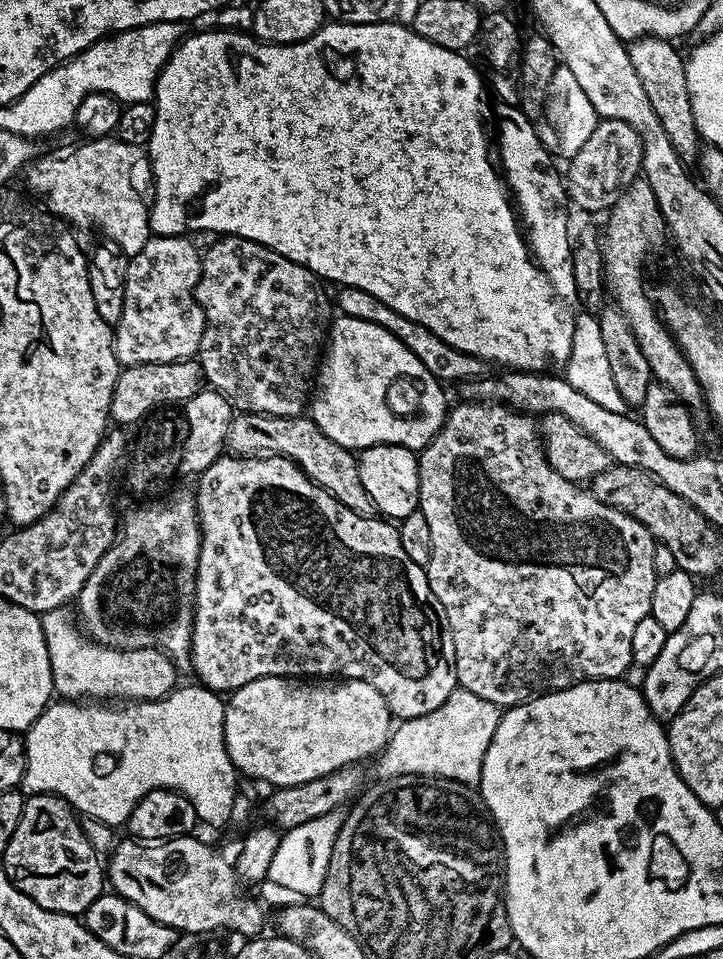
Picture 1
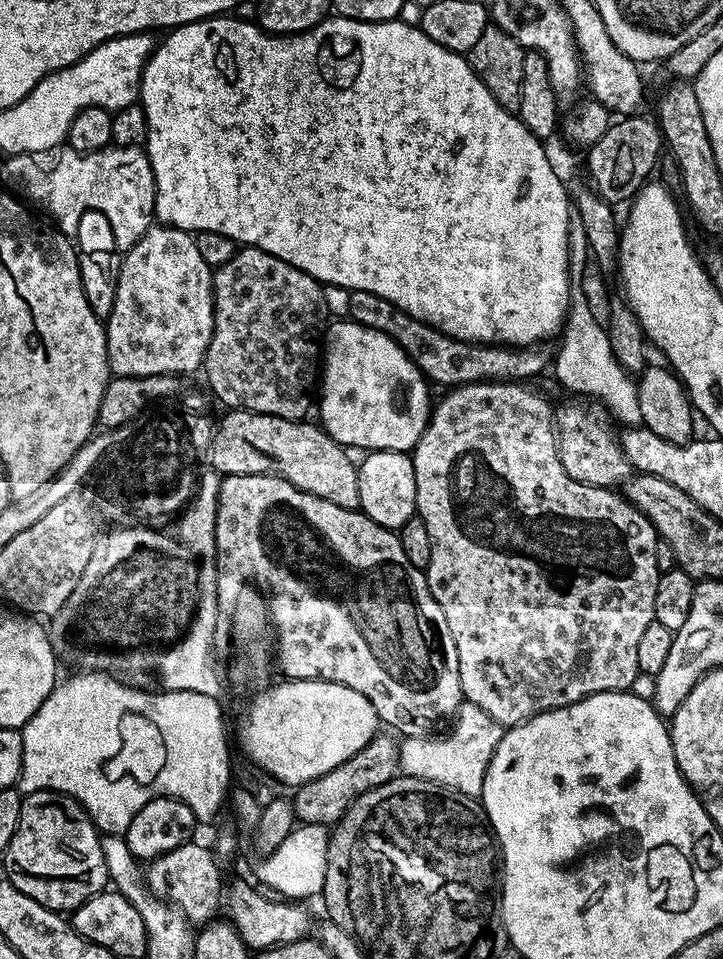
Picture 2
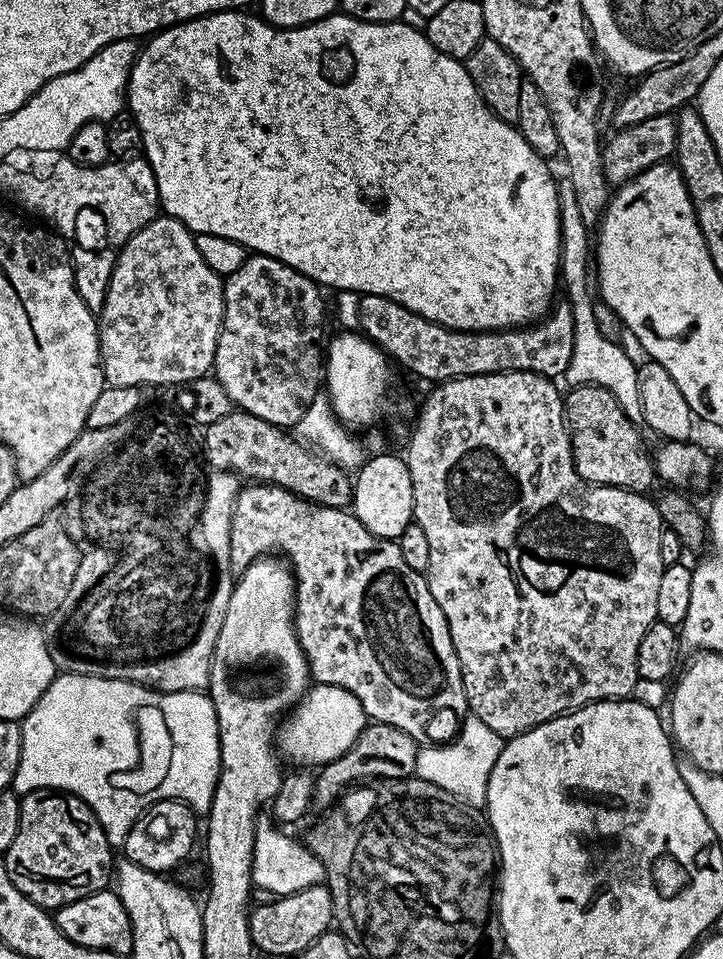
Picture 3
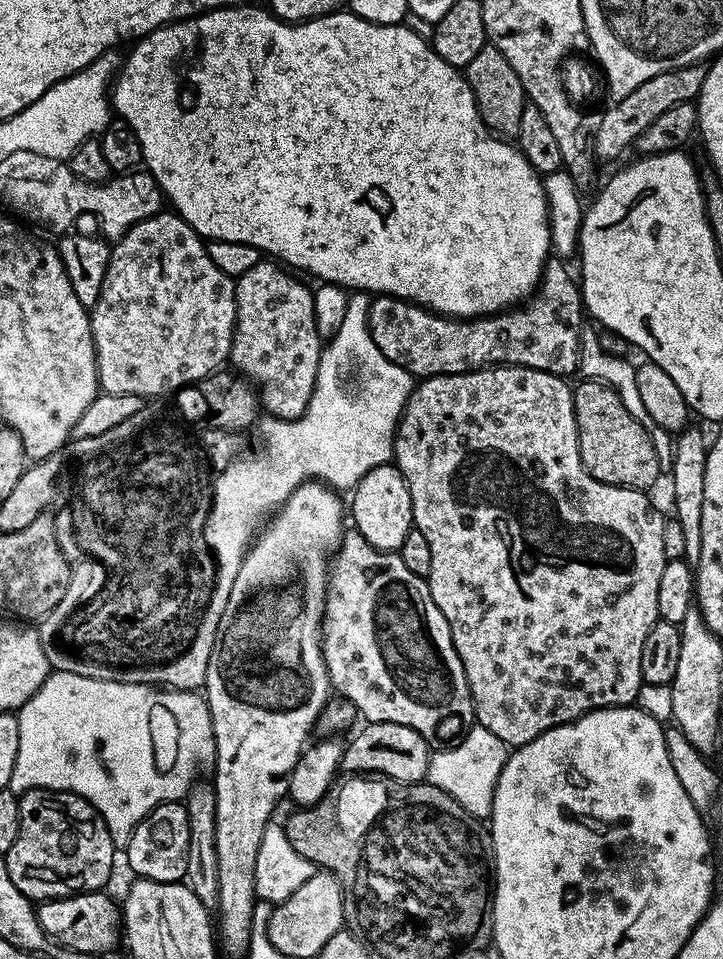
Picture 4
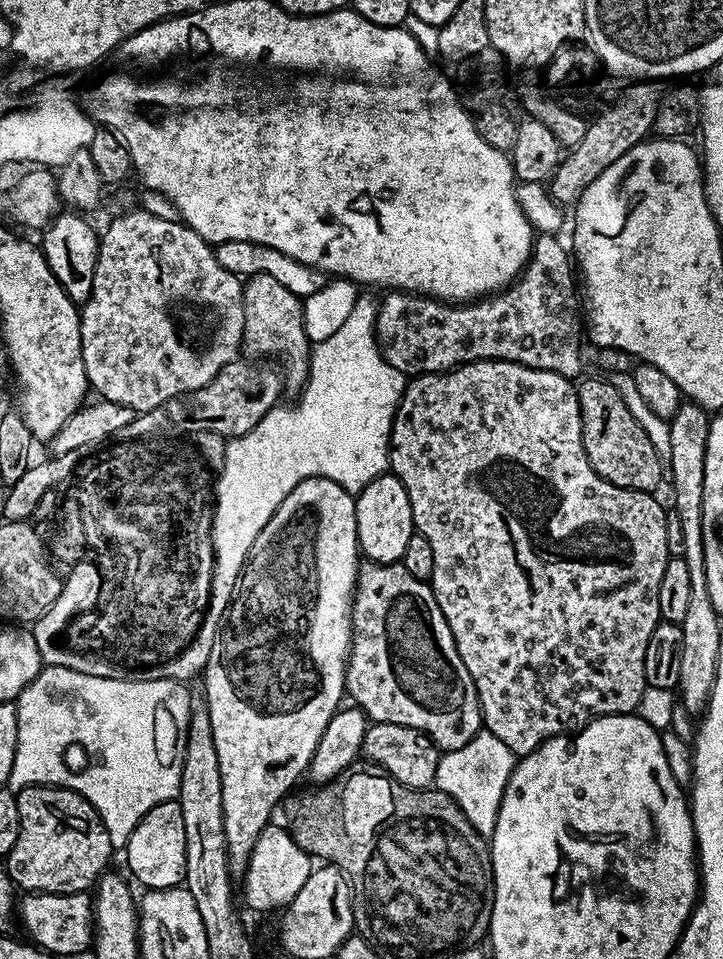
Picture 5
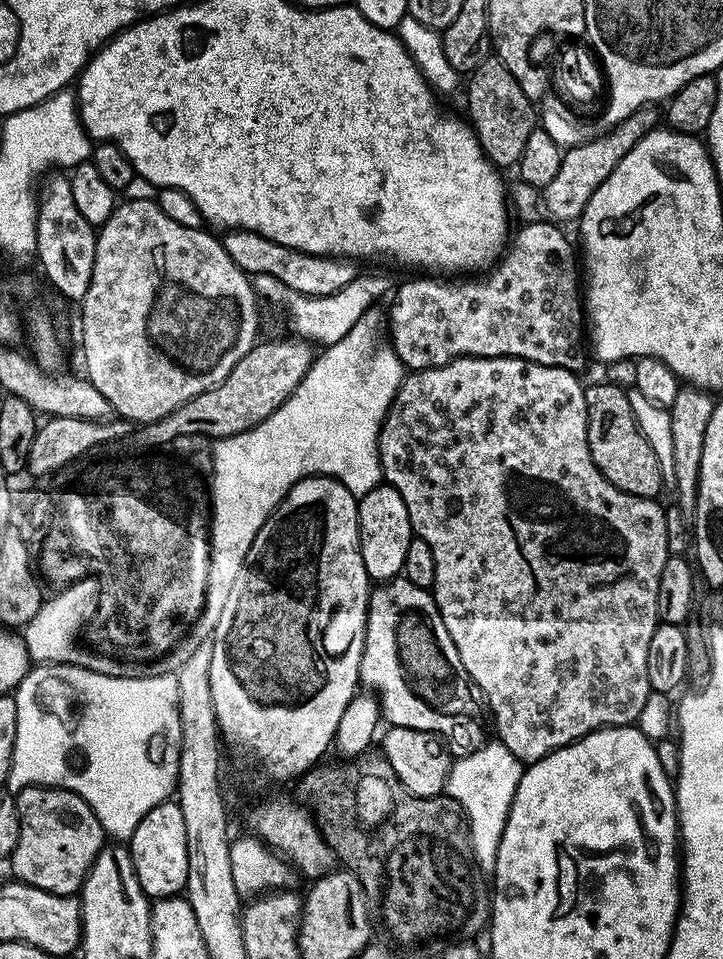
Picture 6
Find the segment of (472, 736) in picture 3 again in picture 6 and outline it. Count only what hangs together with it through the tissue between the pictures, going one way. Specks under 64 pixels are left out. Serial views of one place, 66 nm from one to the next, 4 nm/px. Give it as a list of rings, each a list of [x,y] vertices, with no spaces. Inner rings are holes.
[[[485,742],[478,750],[453,759],[452,769],[448,771],[446,792],[451,799],[458,801],[465,814],[468,837],[472,843],[472,859],[481,873],[495,873],[502,830],[506,826],[514,790],[518,790],[521,771],[520,760],[514,758],[514,754],[510,754],[510,750],[499,742]]]

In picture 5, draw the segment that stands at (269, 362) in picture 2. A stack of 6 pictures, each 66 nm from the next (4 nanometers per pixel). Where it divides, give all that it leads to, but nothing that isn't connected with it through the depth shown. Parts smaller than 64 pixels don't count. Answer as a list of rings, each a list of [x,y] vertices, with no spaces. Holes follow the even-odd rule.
[[[270,274],[249,276],[244,285],[244,343],[245,353],[256,358],[288,356],[288,372],[284,376],[285,389],[299,394],[308,380],[310,341],[304,329],[304,305],[301,297],[295,296]]]

